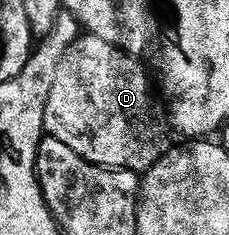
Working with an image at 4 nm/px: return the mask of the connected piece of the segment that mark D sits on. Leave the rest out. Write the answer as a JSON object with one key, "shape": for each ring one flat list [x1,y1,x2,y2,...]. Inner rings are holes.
{"shape":[[80,34,63,57,55,84,51,88,49,112,53,120,59,123,60,130,64,132,62,135,70,141,74,151,84,152,88,161,100,166,110,166,112,169,146,170,156,164,167,153,167,149,172,147,173,140,167,137,168,109,159,108,160,97,157,92,155,97,151,80,139,63,136,57,113,46,113,42,105,42,105,38,90,34]]}

